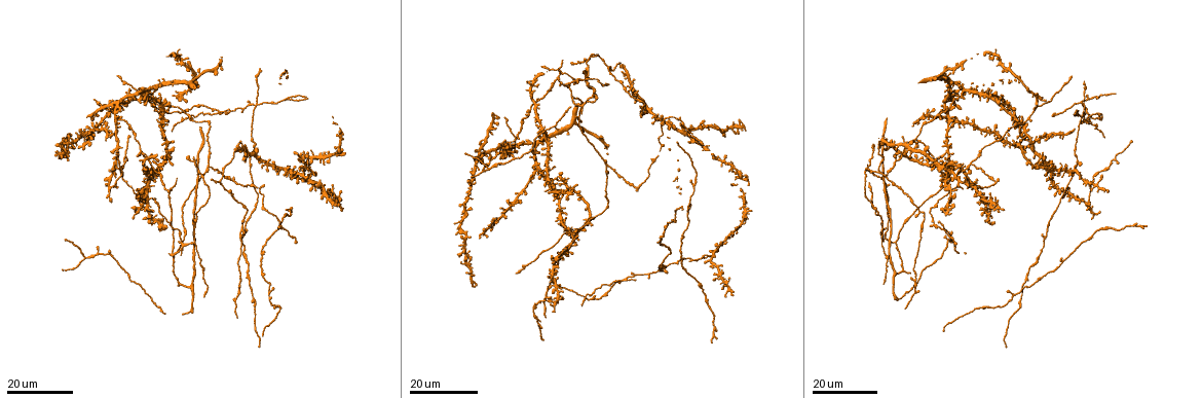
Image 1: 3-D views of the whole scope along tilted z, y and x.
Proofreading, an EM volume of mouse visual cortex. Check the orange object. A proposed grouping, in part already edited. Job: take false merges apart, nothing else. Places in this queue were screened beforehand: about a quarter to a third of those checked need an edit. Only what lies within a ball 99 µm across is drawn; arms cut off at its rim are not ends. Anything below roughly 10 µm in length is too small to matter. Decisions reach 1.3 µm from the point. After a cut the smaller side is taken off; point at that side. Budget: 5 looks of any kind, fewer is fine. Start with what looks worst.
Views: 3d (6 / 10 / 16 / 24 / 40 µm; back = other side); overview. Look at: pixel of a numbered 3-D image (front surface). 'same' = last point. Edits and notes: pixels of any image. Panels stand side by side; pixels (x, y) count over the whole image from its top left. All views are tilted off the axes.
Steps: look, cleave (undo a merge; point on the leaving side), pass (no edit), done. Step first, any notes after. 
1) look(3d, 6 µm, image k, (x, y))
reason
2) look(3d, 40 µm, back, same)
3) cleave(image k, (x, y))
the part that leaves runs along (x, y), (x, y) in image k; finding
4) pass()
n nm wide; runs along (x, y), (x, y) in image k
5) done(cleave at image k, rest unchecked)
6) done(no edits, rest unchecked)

look(3d, 16 µm, image 1, (255, 106))
four or more arms meet

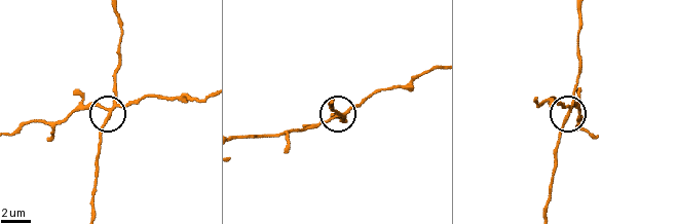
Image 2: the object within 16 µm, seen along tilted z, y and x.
look(3d, 6 µm, image 2, (570, 113))

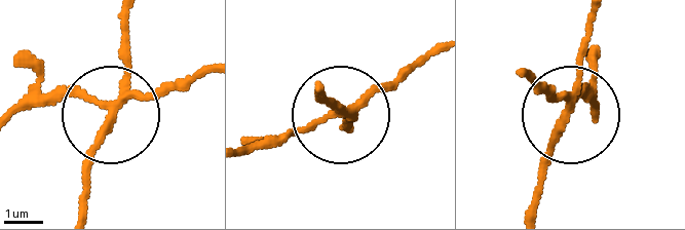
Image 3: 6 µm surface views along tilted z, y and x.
cleave(image 3, (65, 90))
the part that leaves runs along (119, 104), (62, 97), (22, 106) in image 3; a second neuron is stuck on

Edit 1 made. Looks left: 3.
look(3d, 24 µm, image 1, (141, 205))
looks like a crossing

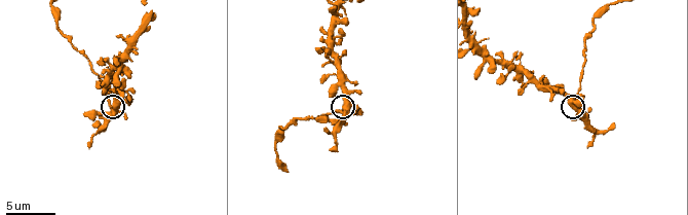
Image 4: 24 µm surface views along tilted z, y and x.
look(3d, 6 µm, image 4, (111, 102))

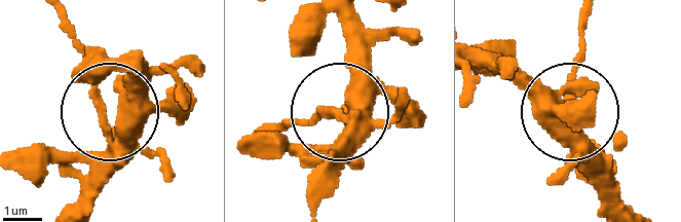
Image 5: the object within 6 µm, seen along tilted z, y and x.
look(3d, 6 µm, back, image 5, (103, 119))

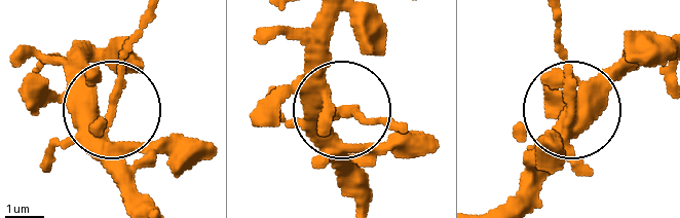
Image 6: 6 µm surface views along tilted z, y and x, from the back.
cleave(image 6, (119, 92))
4 arms; the part that leaves runs along (571, 145), (555, 17) in image 6; a second neuron is stuck on

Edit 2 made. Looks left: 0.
done(cleave at image 3, cleave at image 6, rest unchecked)

